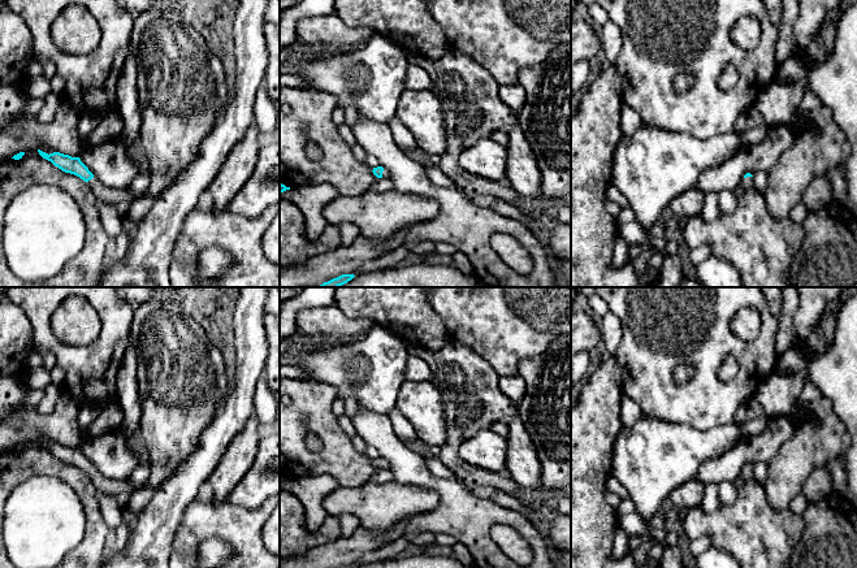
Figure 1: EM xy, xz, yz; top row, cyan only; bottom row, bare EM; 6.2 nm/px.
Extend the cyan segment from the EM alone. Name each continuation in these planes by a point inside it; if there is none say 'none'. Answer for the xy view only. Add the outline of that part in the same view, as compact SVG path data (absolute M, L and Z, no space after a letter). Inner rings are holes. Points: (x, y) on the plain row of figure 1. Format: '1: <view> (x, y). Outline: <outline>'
1: xy (122, 489). Outline: M96 468L90 471L87 474L99 491L111 493L118 498L122 497L124 500L129 498L130 493L134 489L134 486L127 481L114 481L114 480L103 477Z

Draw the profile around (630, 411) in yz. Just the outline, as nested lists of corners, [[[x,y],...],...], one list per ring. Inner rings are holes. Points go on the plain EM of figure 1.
[[[622,394],[620,399],[620,417],[622,424],[626,428],[631,428],[635,425],[636,421],[639,421],[642,417],[642,411],[640,409],[640,406],[627,395]]]

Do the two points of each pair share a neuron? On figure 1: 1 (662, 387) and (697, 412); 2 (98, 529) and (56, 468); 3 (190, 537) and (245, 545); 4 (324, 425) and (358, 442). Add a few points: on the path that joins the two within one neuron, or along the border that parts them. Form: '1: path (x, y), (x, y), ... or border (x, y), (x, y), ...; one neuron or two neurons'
1: path (671, 397), (678, 403), (688, 403); one neuron
2: path (92, 512), (89, 494), (73, 478); one neuron
3: path (203, 529), (229, 529), (232, 532); one neuron
4: border (350, 438), (351, 443), (364, 452); two neurons

